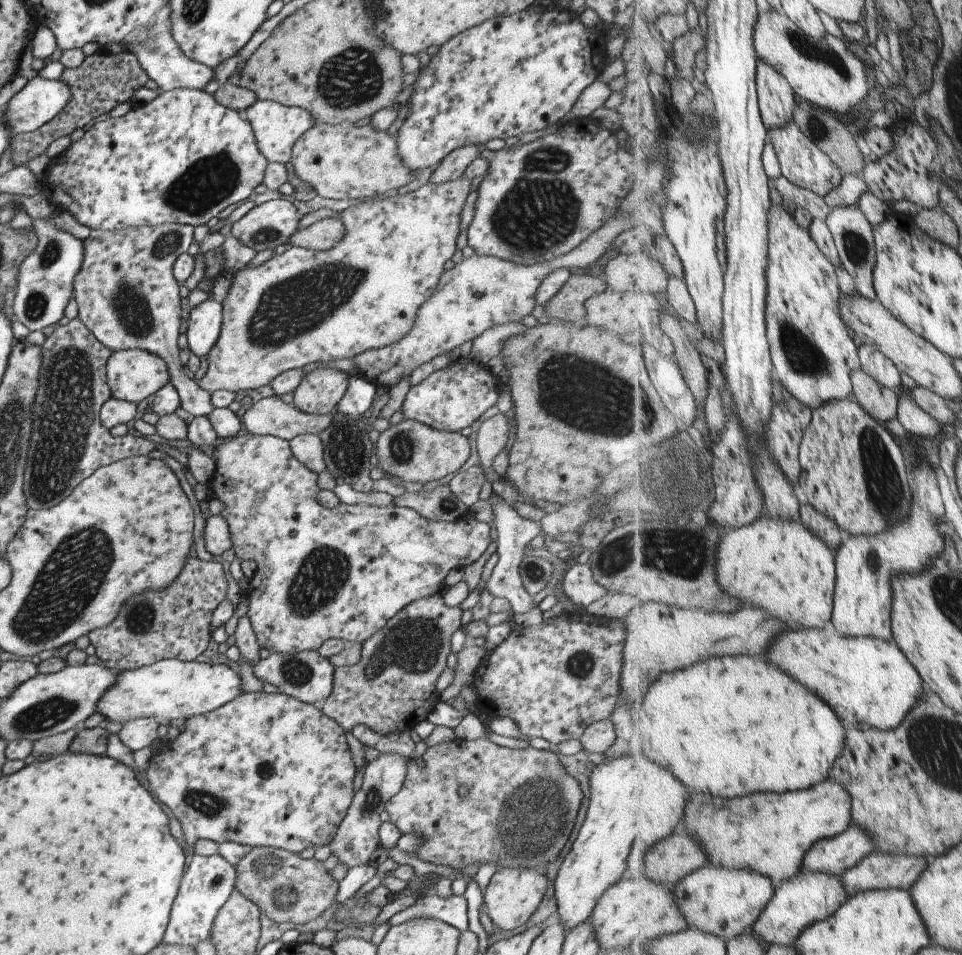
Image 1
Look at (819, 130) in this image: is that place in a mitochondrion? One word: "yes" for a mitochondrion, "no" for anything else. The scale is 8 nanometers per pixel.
yes

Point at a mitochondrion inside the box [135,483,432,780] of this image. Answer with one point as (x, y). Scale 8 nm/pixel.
(324, 572)

